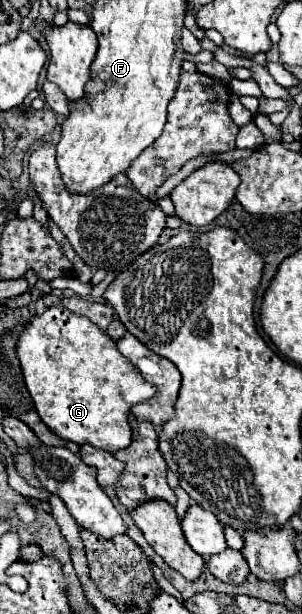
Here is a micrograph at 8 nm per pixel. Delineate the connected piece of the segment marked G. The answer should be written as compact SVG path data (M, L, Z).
M64 306L46 308L20 332L16 354L26 388L42 422L64 440L118 452L132 440L128 414L132 406L150 400L156 386L148 384L118 352L116 342L88 318Z

